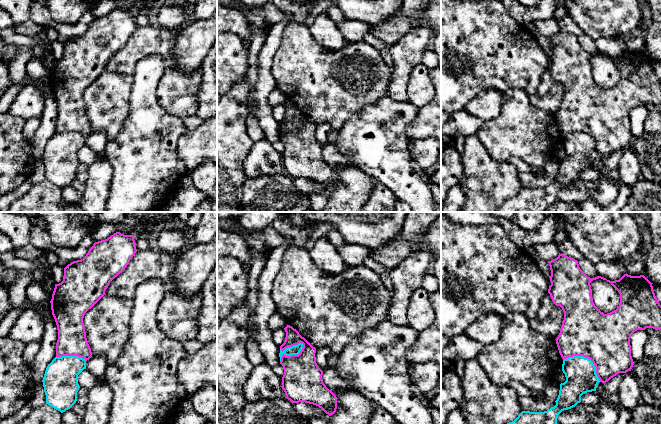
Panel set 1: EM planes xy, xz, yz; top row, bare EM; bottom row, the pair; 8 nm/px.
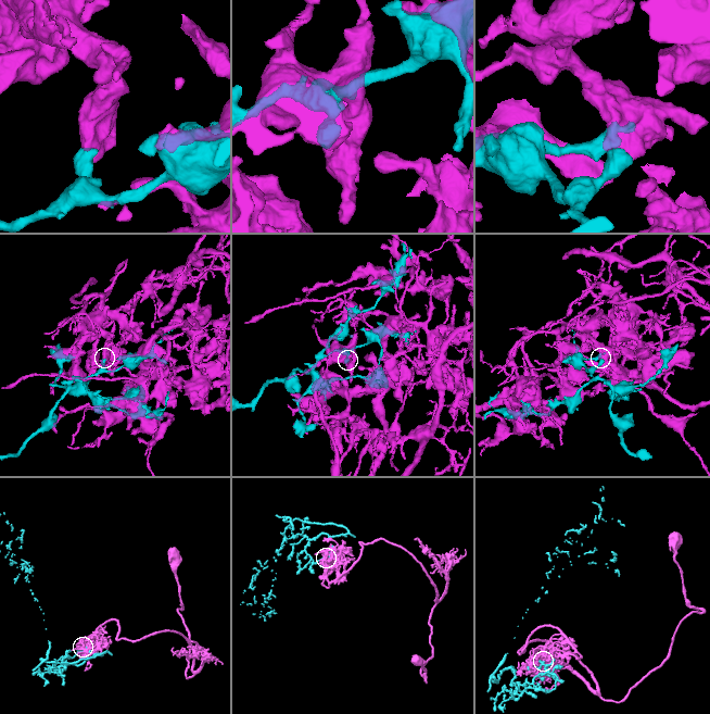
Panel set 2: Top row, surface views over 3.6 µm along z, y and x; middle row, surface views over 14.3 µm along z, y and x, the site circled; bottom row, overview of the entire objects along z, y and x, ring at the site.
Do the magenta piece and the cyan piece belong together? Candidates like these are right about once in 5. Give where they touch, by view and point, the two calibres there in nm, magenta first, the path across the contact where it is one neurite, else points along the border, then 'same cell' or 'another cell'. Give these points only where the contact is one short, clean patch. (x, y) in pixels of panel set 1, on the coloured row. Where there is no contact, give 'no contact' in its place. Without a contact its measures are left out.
contact xz (291, 355); calibres 320 and 80 nm; another cell

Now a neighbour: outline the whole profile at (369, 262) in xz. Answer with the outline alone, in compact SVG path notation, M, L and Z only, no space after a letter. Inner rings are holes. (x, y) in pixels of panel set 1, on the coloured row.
M371 257L364 260L363 265L373 271L375 271L379 275L388 275L389 270L383 266L381 266L379 263L377 263L375 260L373 260Z

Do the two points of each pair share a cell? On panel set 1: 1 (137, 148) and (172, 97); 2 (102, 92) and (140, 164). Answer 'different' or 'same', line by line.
1: different
2: different

